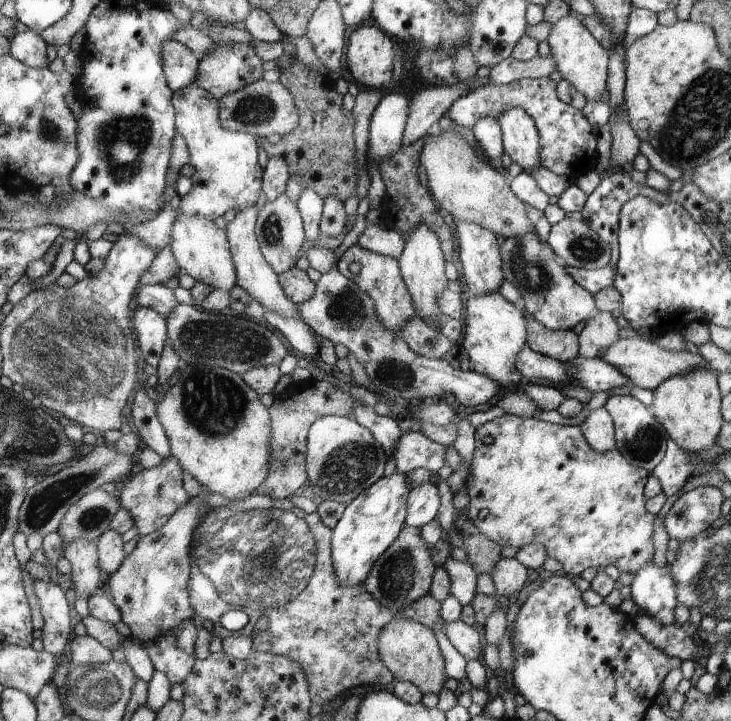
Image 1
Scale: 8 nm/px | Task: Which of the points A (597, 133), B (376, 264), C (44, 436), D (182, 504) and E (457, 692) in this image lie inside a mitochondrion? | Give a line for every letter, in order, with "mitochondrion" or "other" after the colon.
A: other
B: other
C: mitochondrion
D: other
E: other

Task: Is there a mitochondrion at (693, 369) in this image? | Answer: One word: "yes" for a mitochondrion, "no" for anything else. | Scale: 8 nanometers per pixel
no

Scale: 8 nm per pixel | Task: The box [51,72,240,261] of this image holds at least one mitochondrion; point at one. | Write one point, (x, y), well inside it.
(134, 133)

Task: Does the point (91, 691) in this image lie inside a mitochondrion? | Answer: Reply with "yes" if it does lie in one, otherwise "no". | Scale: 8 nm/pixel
yes

